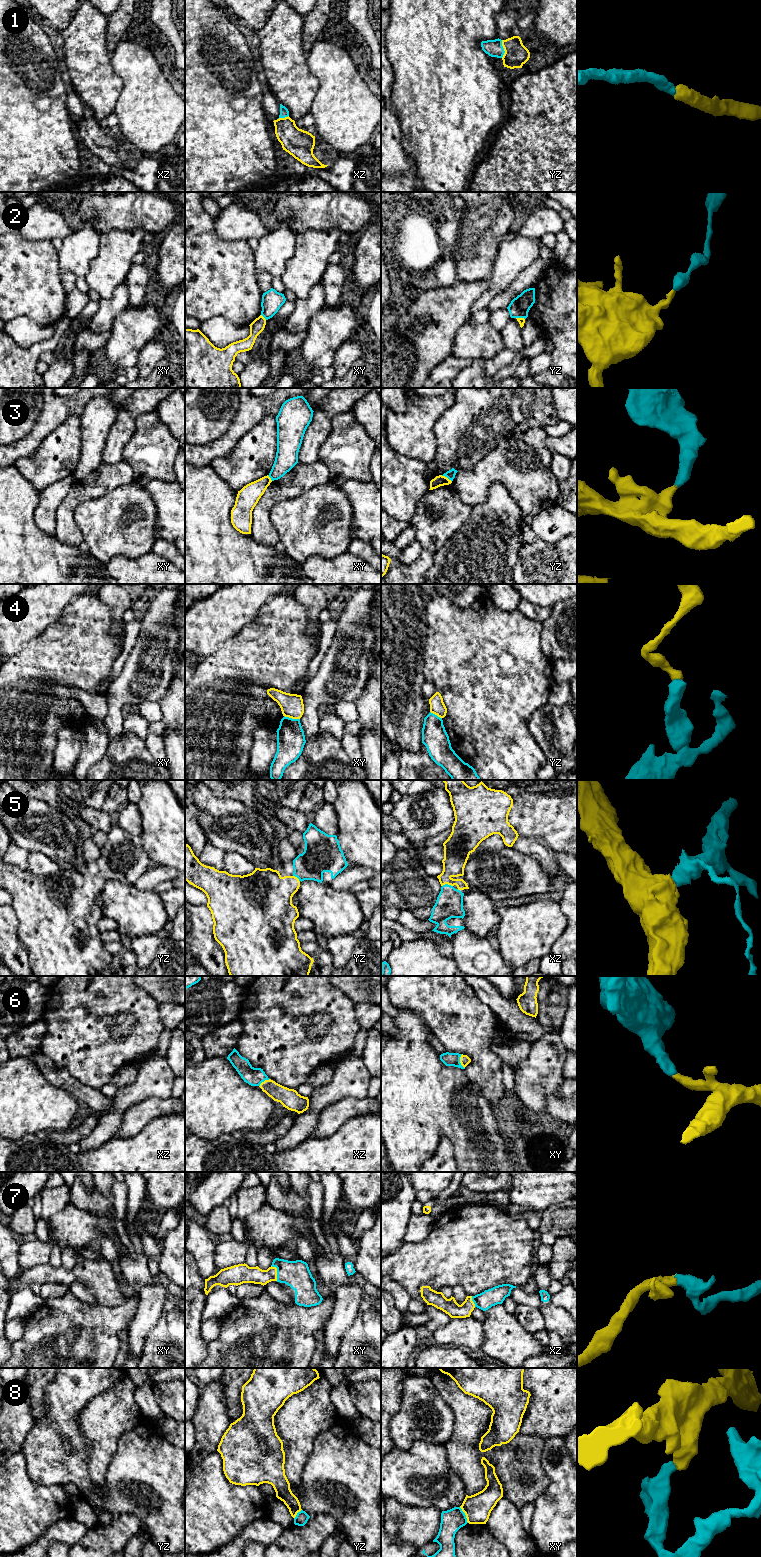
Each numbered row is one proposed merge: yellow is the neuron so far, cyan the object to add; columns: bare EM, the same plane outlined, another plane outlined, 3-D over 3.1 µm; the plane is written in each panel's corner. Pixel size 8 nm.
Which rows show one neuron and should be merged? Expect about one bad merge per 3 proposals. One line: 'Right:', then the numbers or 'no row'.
Right: 1, 5, 6, 7

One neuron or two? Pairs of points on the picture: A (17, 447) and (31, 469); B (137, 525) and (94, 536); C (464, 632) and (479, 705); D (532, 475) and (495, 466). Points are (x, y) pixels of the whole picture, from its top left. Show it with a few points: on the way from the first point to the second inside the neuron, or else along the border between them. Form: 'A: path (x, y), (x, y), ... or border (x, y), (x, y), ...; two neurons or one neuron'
A: border (41, 442), (31, 456), (20, 457), (13, 464); two neurons
B: path (126, 528), (110, 528), (105, 533); one neuron
C: path (466, 650), (479, 663), (479, 687); one neuron
D: path (523, 474), (504, 466); one neuron

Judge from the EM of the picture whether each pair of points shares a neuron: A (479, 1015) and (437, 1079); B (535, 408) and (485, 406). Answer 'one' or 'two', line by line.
A: two
B: one

